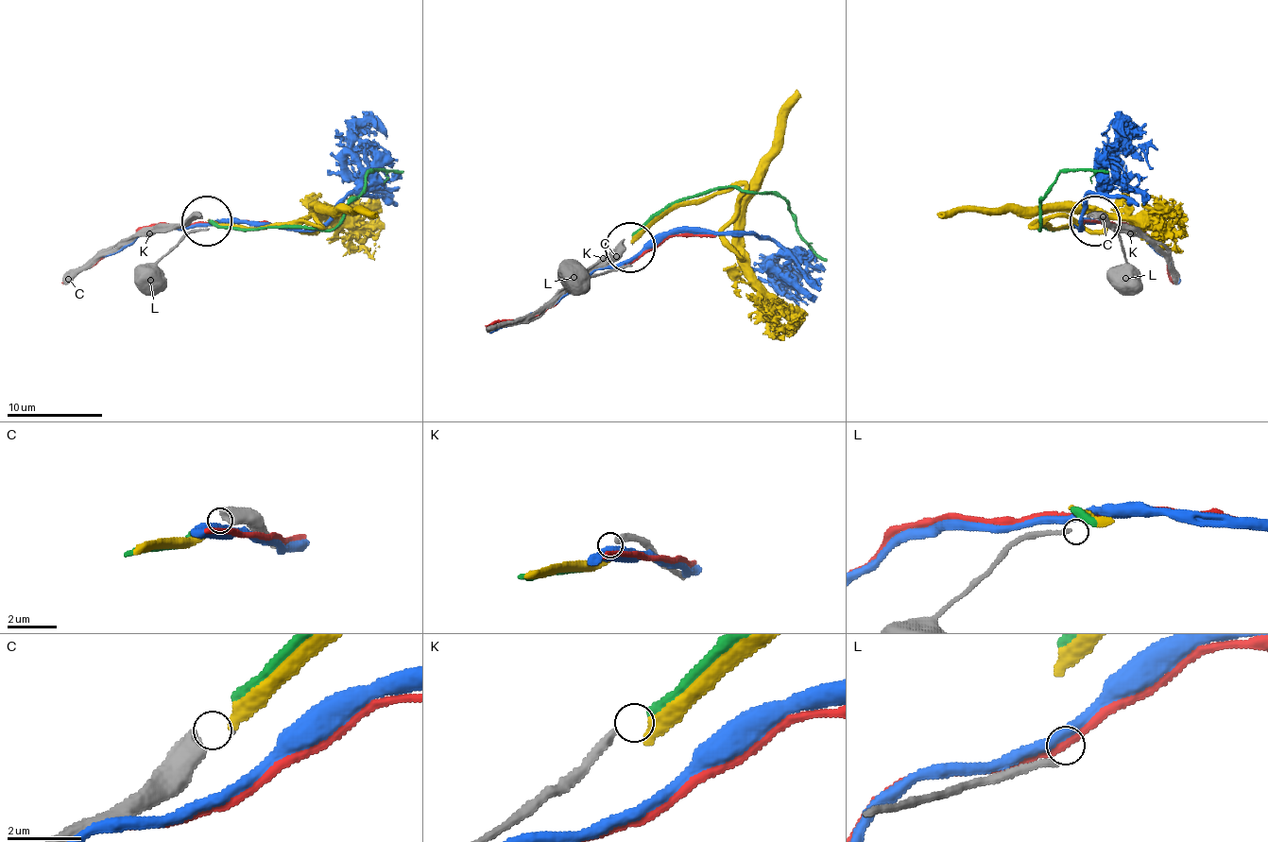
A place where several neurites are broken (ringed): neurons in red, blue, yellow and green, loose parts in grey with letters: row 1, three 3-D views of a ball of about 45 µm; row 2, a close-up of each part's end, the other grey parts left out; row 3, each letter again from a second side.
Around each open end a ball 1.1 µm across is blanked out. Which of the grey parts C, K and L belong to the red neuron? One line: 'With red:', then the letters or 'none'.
With red: none

